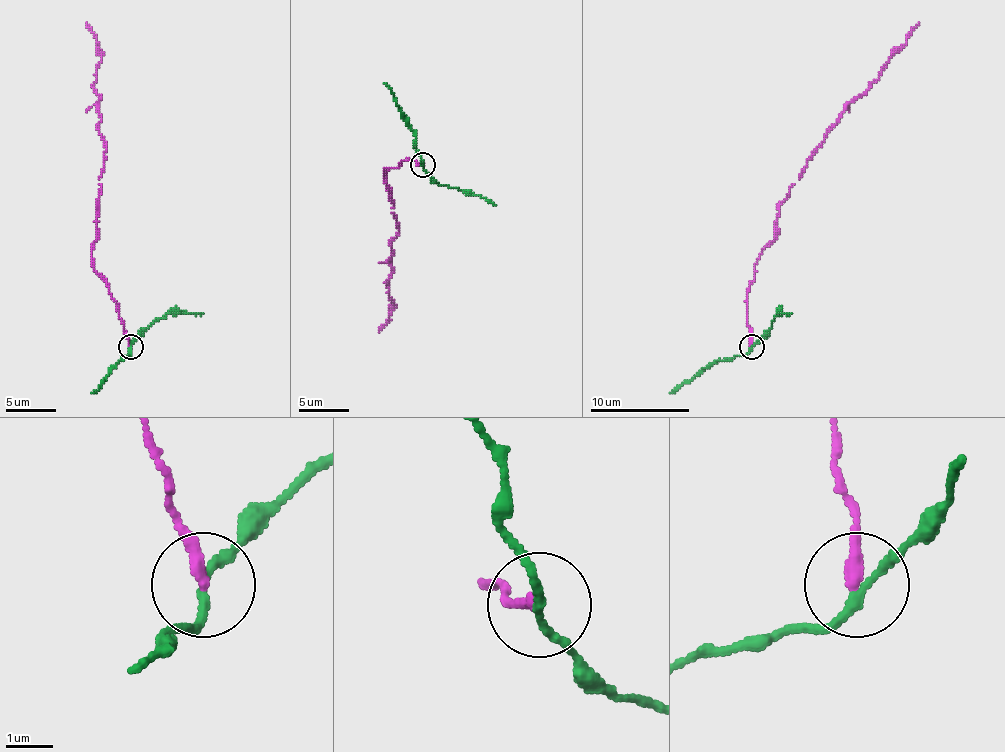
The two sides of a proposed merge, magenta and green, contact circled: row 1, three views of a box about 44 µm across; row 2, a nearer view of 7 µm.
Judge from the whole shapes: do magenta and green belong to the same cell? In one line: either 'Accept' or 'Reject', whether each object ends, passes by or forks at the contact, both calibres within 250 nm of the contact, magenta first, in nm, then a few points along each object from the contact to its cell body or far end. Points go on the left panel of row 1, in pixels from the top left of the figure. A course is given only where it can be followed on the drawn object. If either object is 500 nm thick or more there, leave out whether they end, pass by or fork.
Reject. At the ring magenta ends. At the ring green passes by. Thickness 280 nm (magenta) against 180 nm. Course of magenta: (131, 346), (118, 303), (94, 268), (91, 254), (106, 149), (99, 132), (94, 87), (101, 52), (86, 22). Course of green: (131, 346), (128, 356), (91, 393)

